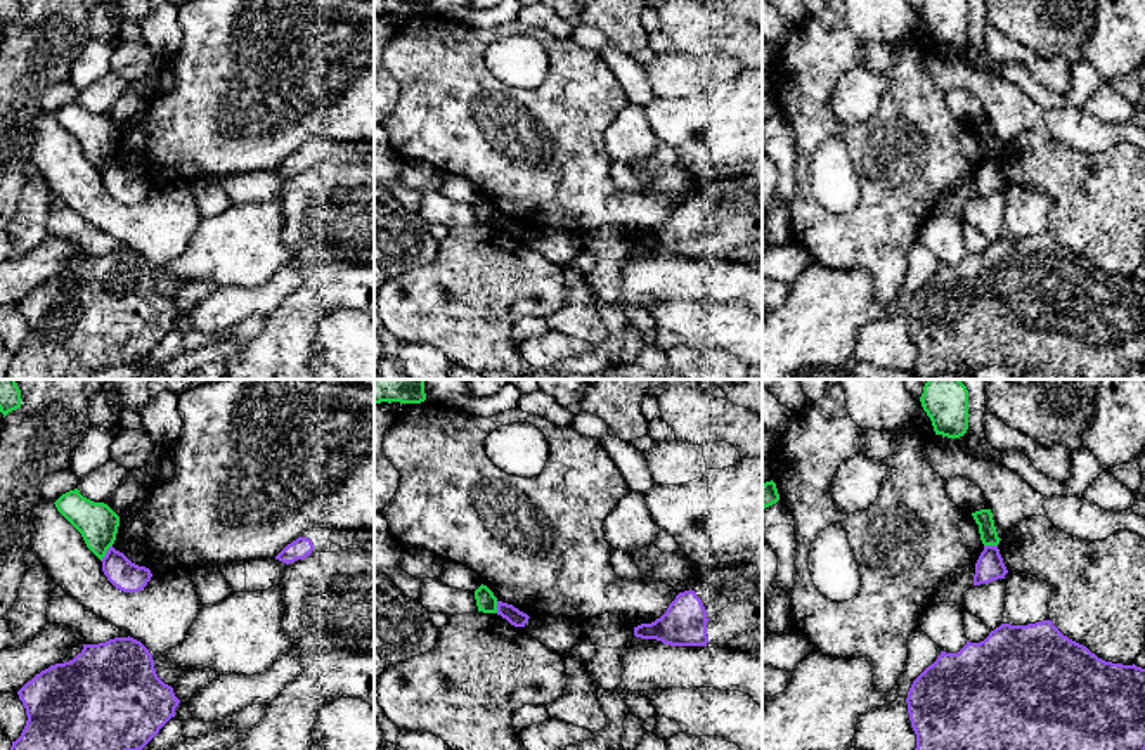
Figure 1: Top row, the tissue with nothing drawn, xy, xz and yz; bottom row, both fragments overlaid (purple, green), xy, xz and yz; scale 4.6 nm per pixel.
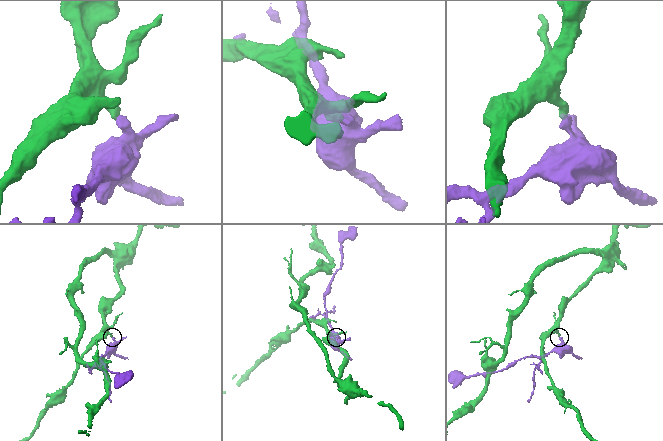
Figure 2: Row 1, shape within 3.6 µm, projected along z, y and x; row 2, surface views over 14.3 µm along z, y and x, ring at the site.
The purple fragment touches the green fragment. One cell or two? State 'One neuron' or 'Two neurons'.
Two neurons

